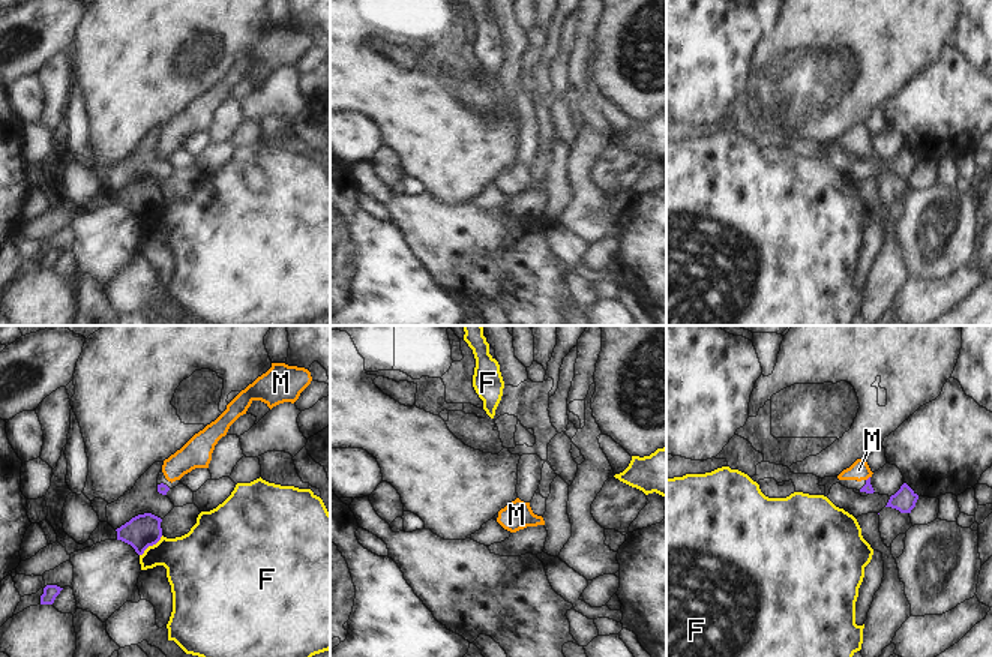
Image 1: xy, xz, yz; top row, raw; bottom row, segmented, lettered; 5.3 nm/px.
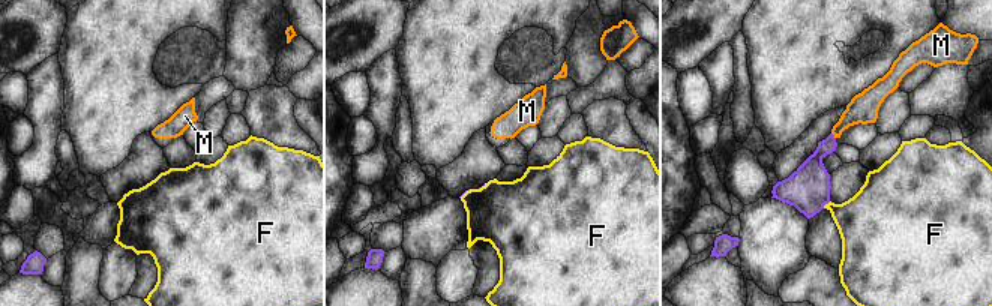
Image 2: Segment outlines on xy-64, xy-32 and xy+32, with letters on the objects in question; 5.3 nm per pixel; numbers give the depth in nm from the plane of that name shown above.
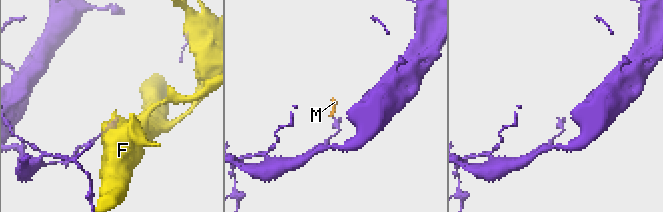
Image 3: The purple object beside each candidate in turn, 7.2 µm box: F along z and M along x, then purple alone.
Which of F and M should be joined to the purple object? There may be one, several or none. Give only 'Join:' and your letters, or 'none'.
Join: M

